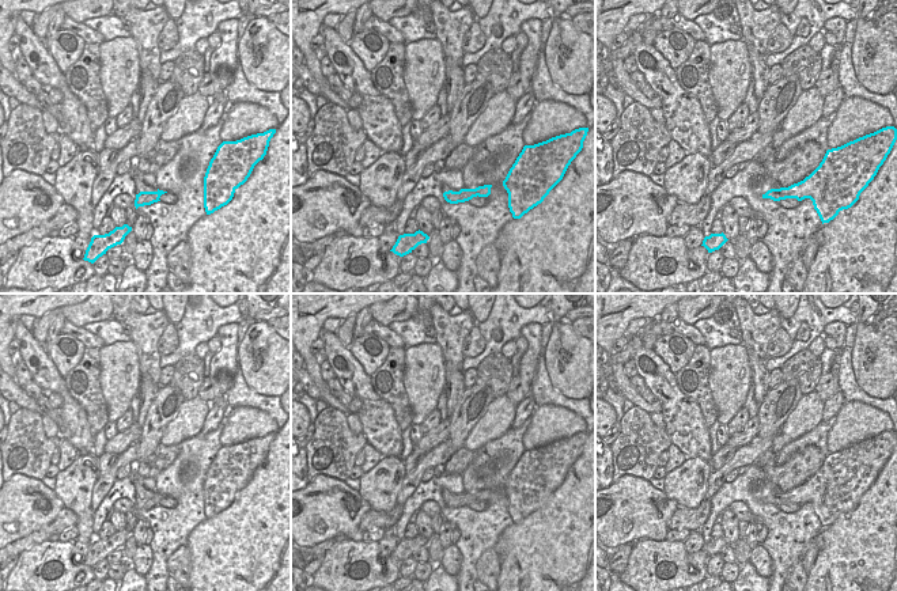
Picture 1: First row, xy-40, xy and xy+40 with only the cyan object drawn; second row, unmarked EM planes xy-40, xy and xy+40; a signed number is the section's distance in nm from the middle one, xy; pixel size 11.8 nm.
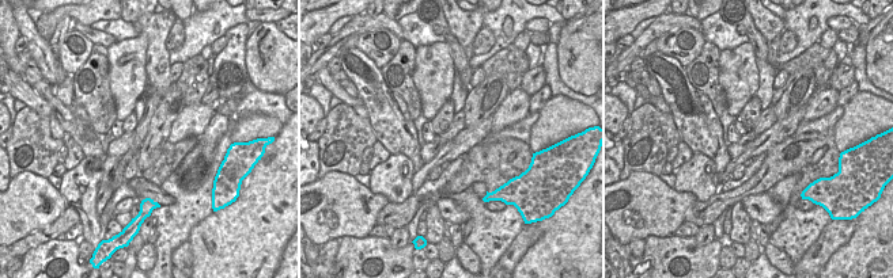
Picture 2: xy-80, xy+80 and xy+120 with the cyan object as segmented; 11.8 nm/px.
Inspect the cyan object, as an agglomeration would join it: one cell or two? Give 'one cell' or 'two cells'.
one cell

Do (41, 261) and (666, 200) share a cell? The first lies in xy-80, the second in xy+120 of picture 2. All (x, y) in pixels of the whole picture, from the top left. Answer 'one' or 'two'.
two

